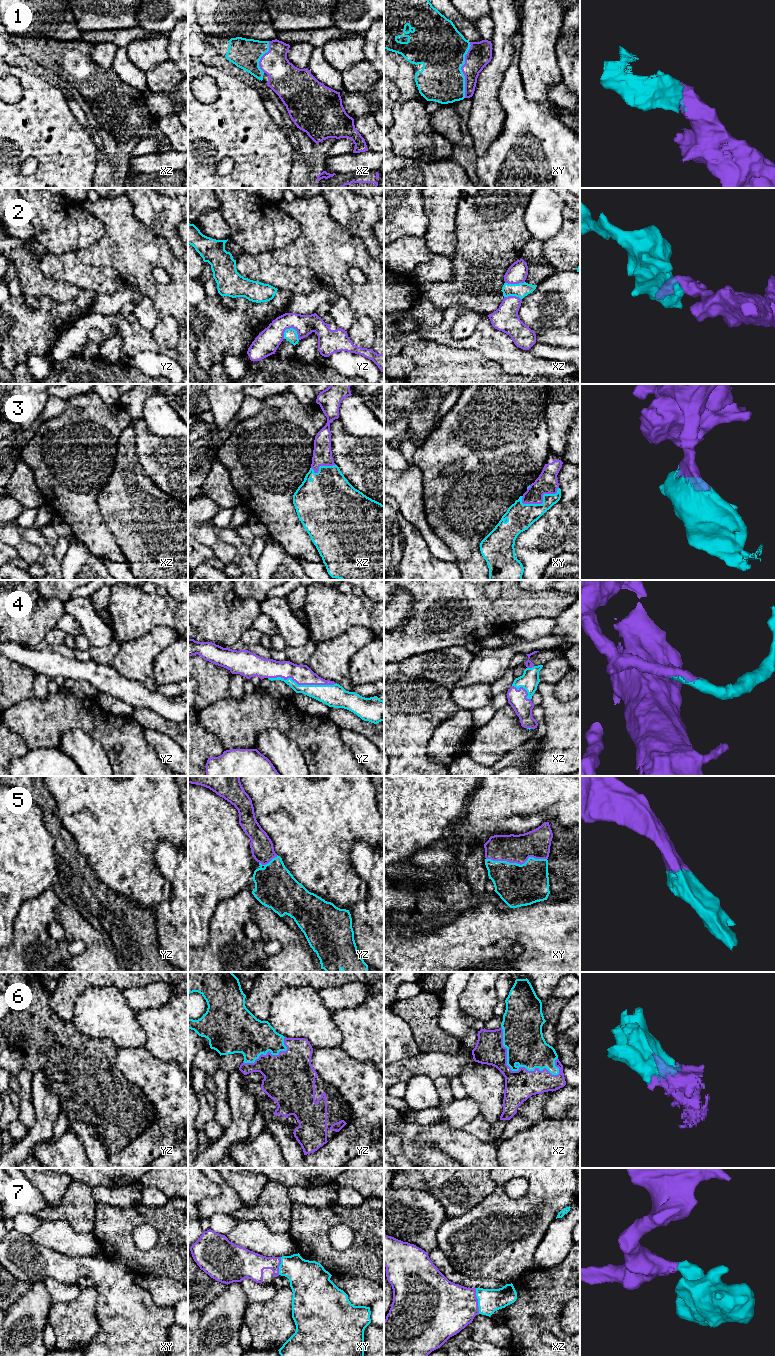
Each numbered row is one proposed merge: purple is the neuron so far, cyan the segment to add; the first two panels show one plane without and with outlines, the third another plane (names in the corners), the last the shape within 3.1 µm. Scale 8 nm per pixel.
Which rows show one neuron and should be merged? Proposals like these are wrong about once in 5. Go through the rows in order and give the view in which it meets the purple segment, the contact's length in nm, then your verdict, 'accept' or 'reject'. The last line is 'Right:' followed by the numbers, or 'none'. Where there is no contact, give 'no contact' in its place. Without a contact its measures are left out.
1: xy | 460 nm | accept
2: yz | 150 nm | reject
3: xy | 320 nm | accept
4: yz | 550 nm | accept
5: xy | 480 nm | accept
6: xz | 600 nm | accept
7: xz | 220 nm | accept
Right: 1, 3, 4, 5, 6, 7

